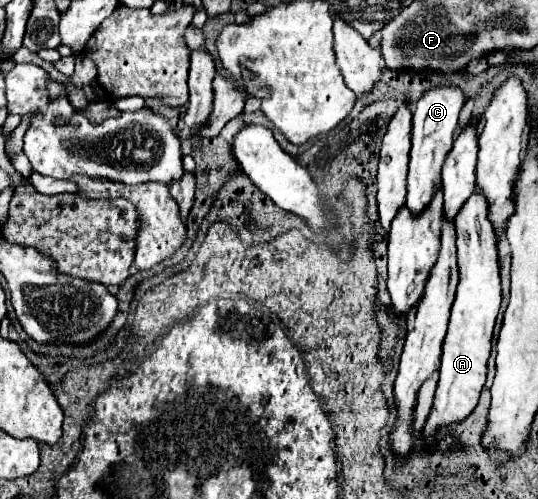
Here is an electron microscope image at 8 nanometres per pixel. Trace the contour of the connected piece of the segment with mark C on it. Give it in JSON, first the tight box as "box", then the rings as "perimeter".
{"box":[406,84,464,212],"perimeter":[[[440,84],[424,90],[420,100],[414,106],[412,120],[412,150],[410,150],[410,168],[408,168],[408,194],[406,206],[420,212],[430,198],[434,196],[436,186],[440,186],[442,162],[452,146],[452,136],[458,126],[458,116],[464,106],[464,94],[456,84]]]}

